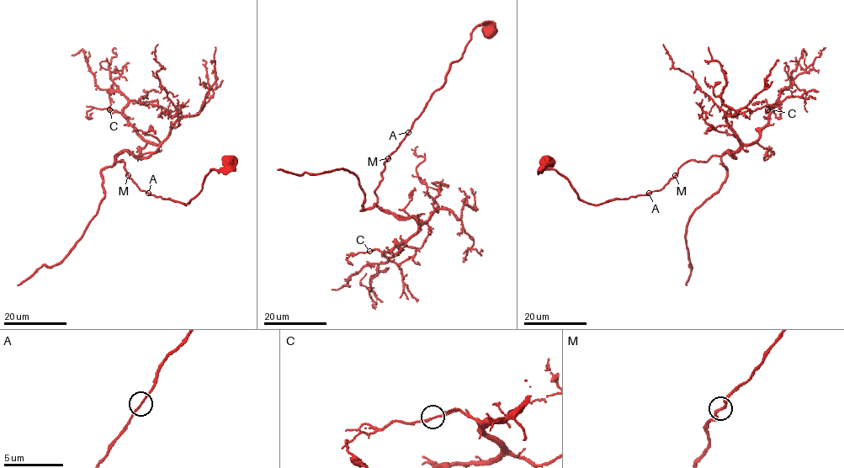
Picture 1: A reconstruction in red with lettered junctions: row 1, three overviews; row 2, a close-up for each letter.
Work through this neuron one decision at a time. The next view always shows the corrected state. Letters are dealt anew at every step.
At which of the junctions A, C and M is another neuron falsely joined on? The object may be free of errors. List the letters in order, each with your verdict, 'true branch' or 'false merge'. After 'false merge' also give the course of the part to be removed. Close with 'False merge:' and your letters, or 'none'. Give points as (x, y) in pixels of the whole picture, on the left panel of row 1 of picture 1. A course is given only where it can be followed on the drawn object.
A: true branch
C: true branch
M: true branch
False merge: none

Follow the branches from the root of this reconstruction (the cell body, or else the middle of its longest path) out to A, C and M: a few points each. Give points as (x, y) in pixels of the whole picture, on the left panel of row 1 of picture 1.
A: (230, 162), (220, 169), (211, 169), (205, 178), (202, 190), (185, 204), (148, 193)
C: (230, 162), (211, 169), (185, 204), (151, 195), (115, 157), (124, 151), (154, 152), (158, 145), (109, 109)
M: (230, 162), (220, 169), (211, 169), (205, 178), (202, 190), (185, 204), (141, 190), (128, 175)

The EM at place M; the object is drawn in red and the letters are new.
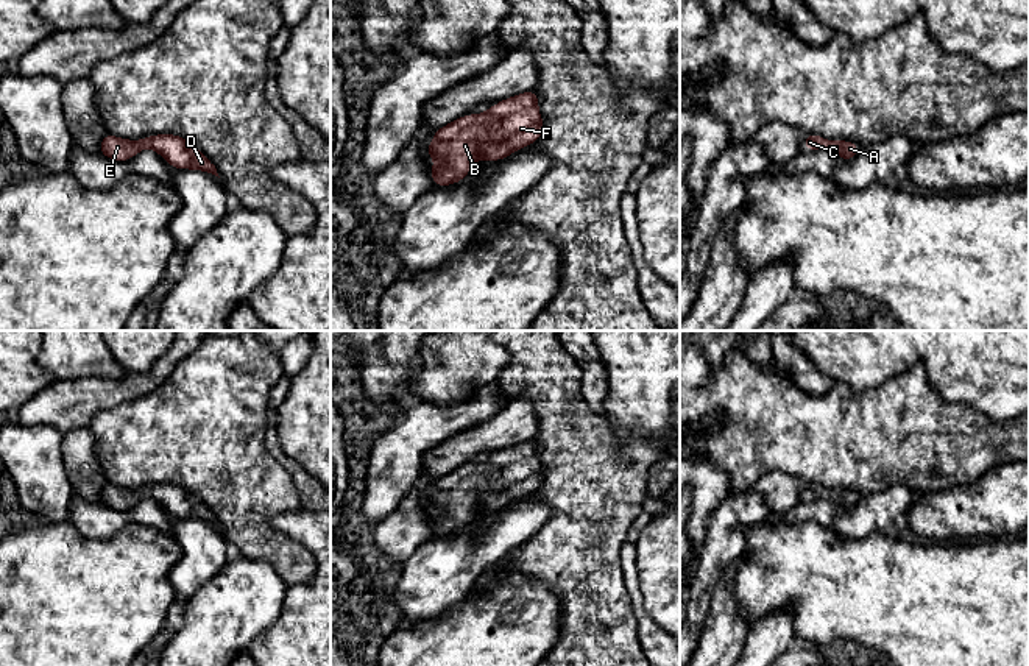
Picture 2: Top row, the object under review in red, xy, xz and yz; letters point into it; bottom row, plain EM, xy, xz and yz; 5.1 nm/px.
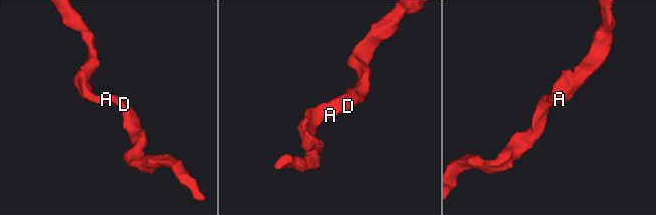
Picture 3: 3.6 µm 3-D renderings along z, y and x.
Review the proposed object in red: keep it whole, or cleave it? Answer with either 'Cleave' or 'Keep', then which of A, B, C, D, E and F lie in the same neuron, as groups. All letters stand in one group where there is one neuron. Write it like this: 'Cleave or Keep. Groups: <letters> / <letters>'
Keep. Groups: A B C D E F

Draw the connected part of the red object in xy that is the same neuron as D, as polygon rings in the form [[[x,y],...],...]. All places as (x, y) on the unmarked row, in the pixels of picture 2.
[[[106,482],[100,493],[100,504],[123,512],[143,498],[156,499],[173,518],[203,519],[218,526],[215,515],[195,494],[173,484],[126,490]]]

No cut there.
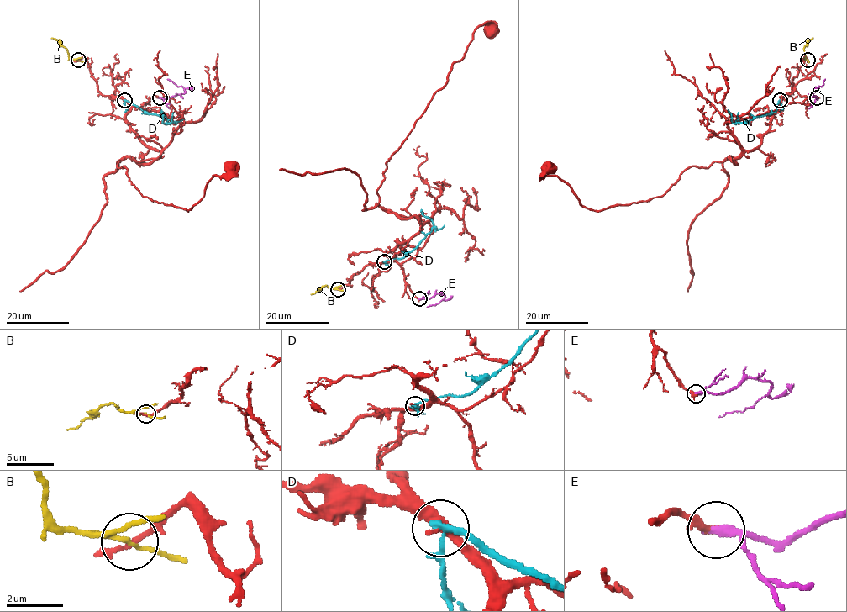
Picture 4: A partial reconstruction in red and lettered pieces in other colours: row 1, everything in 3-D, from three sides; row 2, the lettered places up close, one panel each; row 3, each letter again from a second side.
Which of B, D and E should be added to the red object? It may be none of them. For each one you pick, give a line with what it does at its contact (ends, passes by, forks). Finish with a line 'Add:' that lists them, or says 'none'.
E: It passes by
Add: E

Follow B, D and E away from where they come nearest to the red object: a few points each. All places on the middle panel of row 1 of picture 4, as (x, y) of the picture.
B: (338, 289), (323, 285), (311, 295)
D: (384, 261), (405, 256), (430, 231), (433, 222), (422, 213), (421, 209)
E: (419, 298), (428, 298), (436, 294), (444, 296), (437, 303), (427, 307)

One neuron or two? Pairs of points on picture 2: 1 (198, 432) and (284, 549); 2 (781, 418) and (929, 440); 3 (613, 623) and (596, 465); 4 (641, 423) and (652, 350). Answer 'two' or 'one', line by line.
1: one
2: one
3: one
4: one

